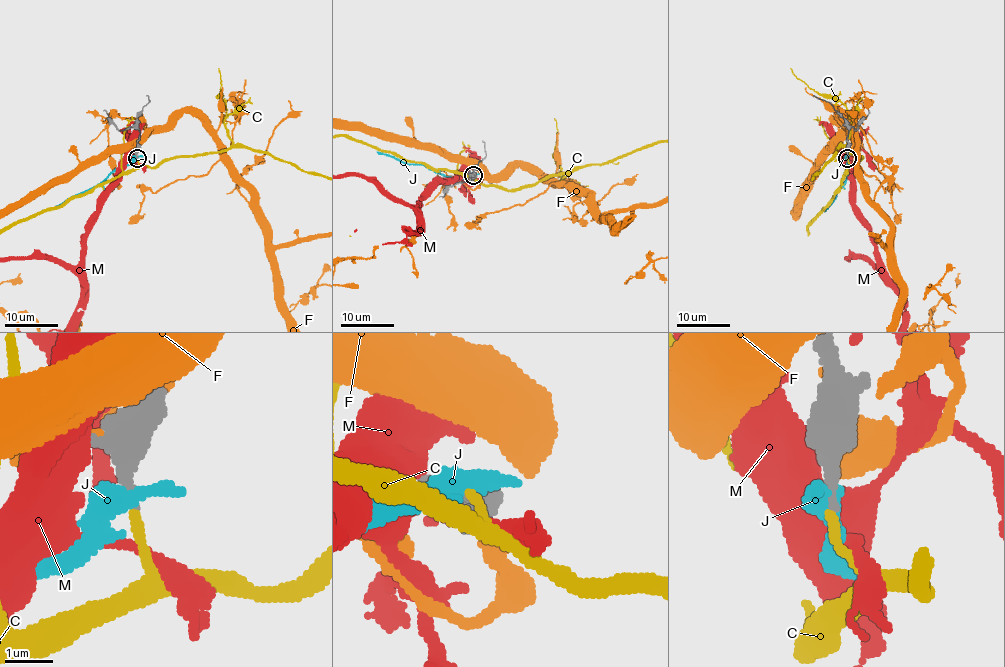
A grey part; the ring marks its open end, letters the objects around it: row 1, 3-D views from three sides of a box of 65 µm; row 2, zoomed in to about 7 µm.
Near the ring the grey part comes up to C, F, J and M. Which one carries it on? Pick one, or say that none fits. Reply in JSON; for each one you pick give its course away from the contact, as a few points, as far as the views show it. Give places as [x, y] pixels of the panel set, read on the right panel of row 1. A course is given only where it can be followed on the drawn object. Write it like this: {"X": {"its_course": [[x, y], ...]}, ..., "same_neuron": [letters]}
{"same_neuron": ["C"]}

